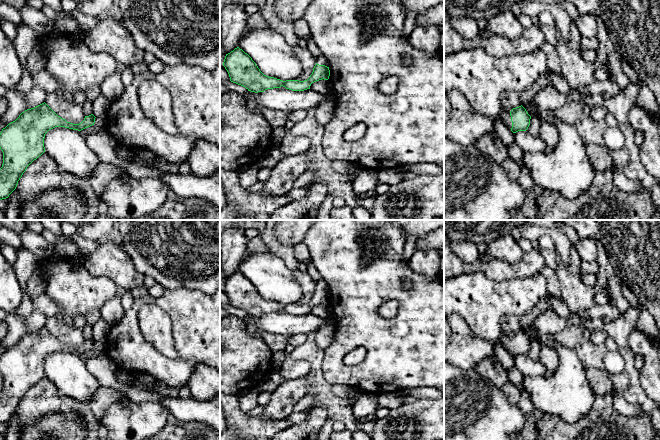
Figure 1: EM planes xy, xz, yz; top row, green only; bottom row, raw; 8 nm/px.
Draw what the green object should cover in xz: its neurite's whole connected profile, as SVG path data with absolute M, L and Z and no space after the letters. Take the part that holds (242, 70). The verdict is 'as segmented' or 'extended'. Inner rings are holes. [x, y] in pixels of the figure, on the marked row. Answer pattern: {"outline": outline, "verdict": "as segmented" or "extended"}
{"outline": "M239 47L226 54L223 66L227 70L231 82L255 93L281 86L292 91L304 91L310 89L312 83L322 79L328 80L330 76L330 63L322 54L316 58L312 74L304 81L283 81L264 75L252 58Z", "verdict": "extended"}

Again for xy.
{"outline": "M45 102L22 112L0 133L3 164L0 168L0 200L16 189L27 167L45 152L45 134L55 127L81 131L95 123L93 114L85 116L79 124L67 122Z", "verdict": "as segmented"}

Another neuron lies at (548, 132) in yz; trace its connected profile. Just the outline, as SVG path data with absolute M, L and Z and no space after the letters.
M541 120L539 137L545 142L547 148L551 151L556 148L559 142L559 132L557 127L546 120Z

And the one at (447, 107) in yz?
M444 95L444 124L449 120L451 113L451 105L447 95Z

